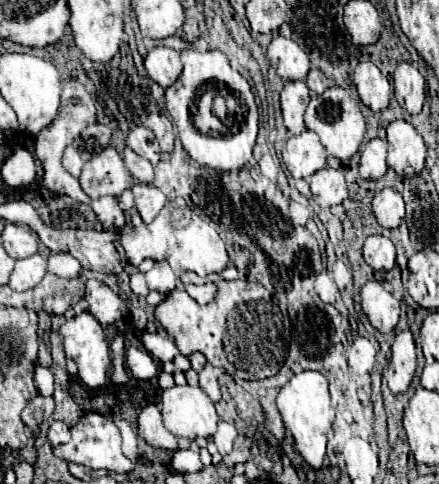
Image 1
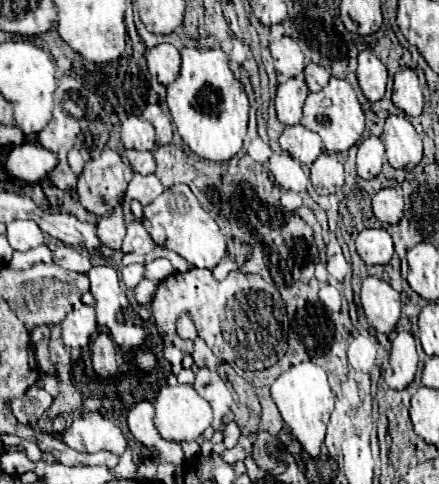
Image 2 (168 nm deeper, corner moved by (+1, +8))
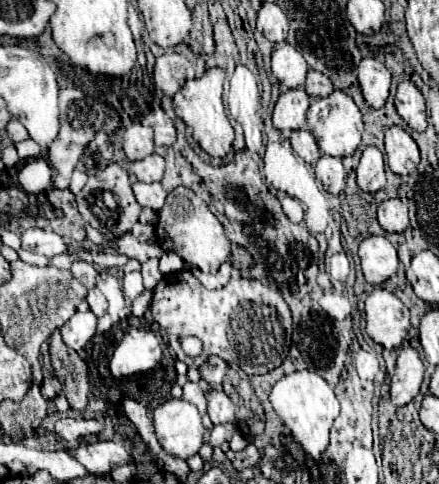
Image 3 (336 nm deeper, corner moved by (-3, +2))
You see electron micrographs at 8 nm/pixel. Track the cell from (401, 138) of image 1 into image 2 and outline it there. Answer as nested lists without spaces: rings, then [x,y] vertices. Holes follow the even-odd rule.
[[[389,116],[381,134],[386,156],[393,168],[409,168],[421,162],[423,142],[415,126],[405,116]]]

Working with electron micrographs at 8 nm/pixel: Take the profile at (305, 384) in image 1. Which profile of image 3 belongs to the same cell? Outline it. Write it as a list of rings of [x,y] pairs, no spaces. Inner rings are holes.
[[[296,345],[291,346],[287,357],[291,358],[296,369],[301,372],[293,372],[277,380],[269,394],[269,400],[277,416],[291,430],[291,436],[303,446],[303,450],[313,460],[319,460],[329,444],[329,430],[333,426],[333,420],[339,416],[339,402],[333,394],[333,388],[317,374],[315,368],[305,363]]]

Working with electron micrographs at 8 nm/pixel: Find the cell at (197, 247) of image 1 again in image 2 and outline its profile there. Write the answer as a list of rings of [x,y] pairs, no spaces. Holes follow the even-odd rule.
[[[175,184],[175,186],[167,188],[157,200],[147,204],[143,208],[141,224],[149,232],[149,236],[153,238],[153,242],[157,246],[163,246],[163,248],[177,252],[181,258],[185,258],[189,264],[193,264],[197,268],[211,270],[227,254],[225,236],[221,234],[217,222],[211,218],[209,212],[205,212],[199,206],[197,198],[193,196],[189,186],[185,186],[185,184]]]

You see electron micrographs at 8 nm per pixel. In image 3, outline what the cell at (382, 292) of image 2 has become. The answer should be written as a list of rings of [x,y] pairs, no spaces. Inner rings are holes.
[[[375,288],[365,300],[367,334],[383,348],[399,348],[411,328],[407,306],[389,290]]]

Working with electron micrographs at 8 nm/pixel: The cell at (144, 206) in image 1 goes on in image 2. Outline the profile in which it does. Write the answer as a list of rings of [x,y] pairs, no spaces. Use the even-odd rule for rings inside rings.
[[[135,174],[133,180],[129,182],[127,198],[135,198],[145,206],[145,204],[151,204],[161,192],[163,192],[163,186],[155,174],[149,174],[149,176]]]

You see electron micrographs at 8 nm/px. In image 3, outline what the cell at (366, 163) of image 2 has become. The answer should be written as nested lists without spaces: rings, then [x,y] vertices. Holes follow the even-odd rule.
[[[369,146],[363,150],[361,162],[357,166],[357,186],[363,192],[377,192],[385,188],[385,168],[383,168],[383,154]]]

